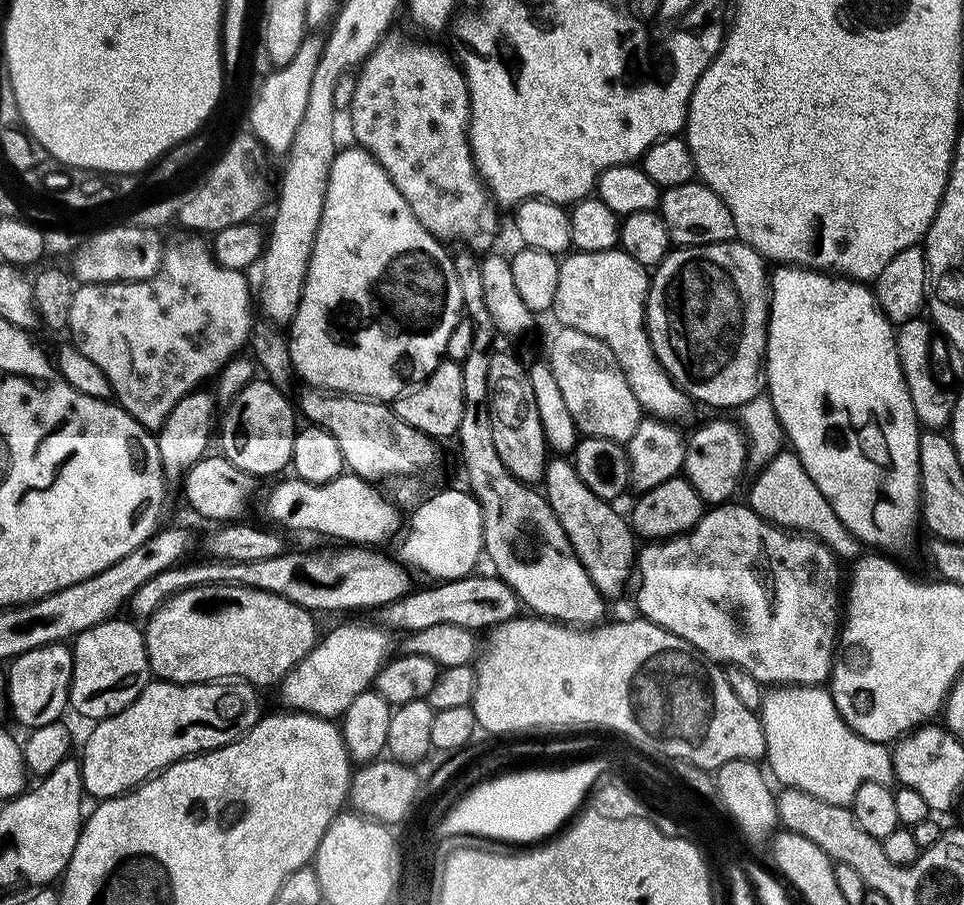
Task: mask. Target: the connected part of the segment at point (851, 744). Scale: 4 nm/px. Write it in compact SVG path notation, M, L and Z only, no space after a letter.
M776 686L771 689L772 692L764 700L764 705L760 708L760 724L764 727L764 744L768 747L768 752L772 756L780 756L780 780L784 783L785 789L797 788L806 794L810 794L814 798L818 798L822 802L830 802L834 806L849 807L854 802L854 798L858 794L858 790L867 784L886 784L891 785L896 779L894 774L894 766L892 765L891 751L885 745L875 744L874 742L866 742L866 738L862 738L858 734L854 734L854 730L850 730L850 726L842 718L842 714L838 714L838 706L834 706L834 698L831 691L827 687L819 688L800 688L797 686Z

